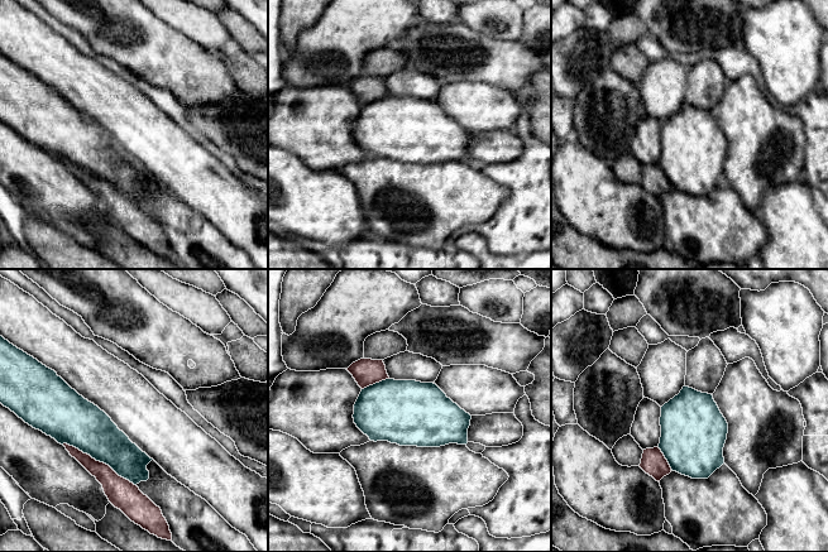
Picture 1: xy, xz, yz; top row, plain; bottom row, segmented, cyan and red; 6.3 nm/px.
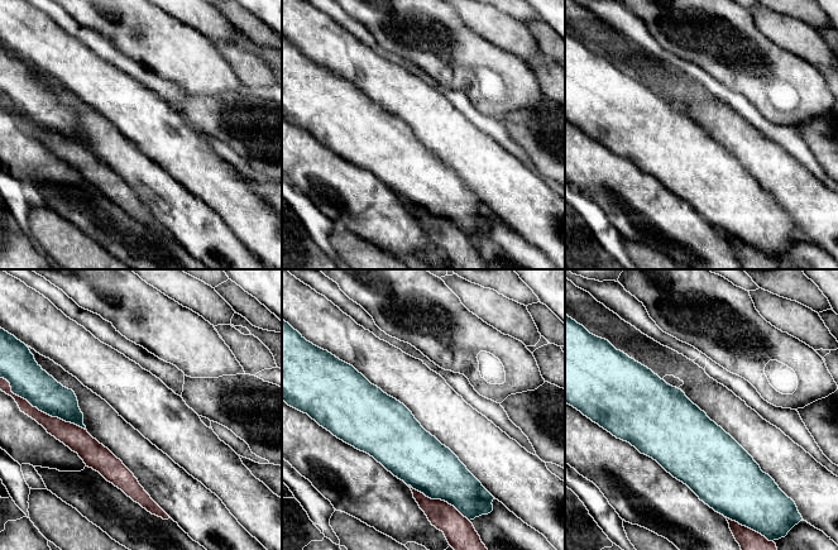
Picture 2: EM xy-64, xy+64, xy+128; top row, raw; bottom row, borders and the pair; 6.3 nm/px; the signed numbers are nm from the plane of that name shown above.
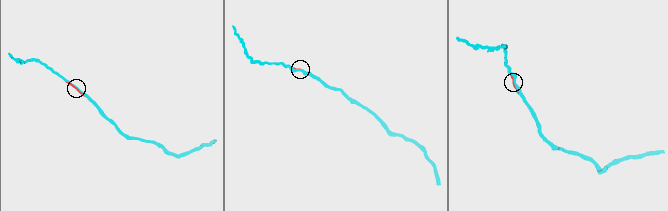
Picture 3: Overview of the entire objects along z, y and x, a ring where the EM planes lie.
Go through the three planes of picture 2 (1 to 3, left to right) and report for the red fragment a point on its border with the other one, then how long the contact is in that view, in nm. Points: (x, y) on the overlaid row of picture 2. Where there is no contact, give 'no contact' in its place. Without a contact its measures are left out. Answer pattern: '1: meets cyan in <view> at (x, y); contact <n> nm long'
1: meets cyan in xy-64 at (41, 410); contact 650 nm long
2: meets cyan in xy+64 at (439, 498); contact 460 nm long
3: meets cyan in xy+128 at (750, 527); contact 340 nm long

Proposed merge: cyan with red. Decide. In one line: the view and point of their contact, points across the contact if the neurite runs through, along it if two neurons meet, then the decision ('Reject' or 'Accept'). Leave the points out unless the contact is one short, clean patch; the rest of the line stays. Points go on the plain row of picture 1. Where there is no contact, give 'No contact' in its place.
Touches cyan at xy (99, 177). Reject

